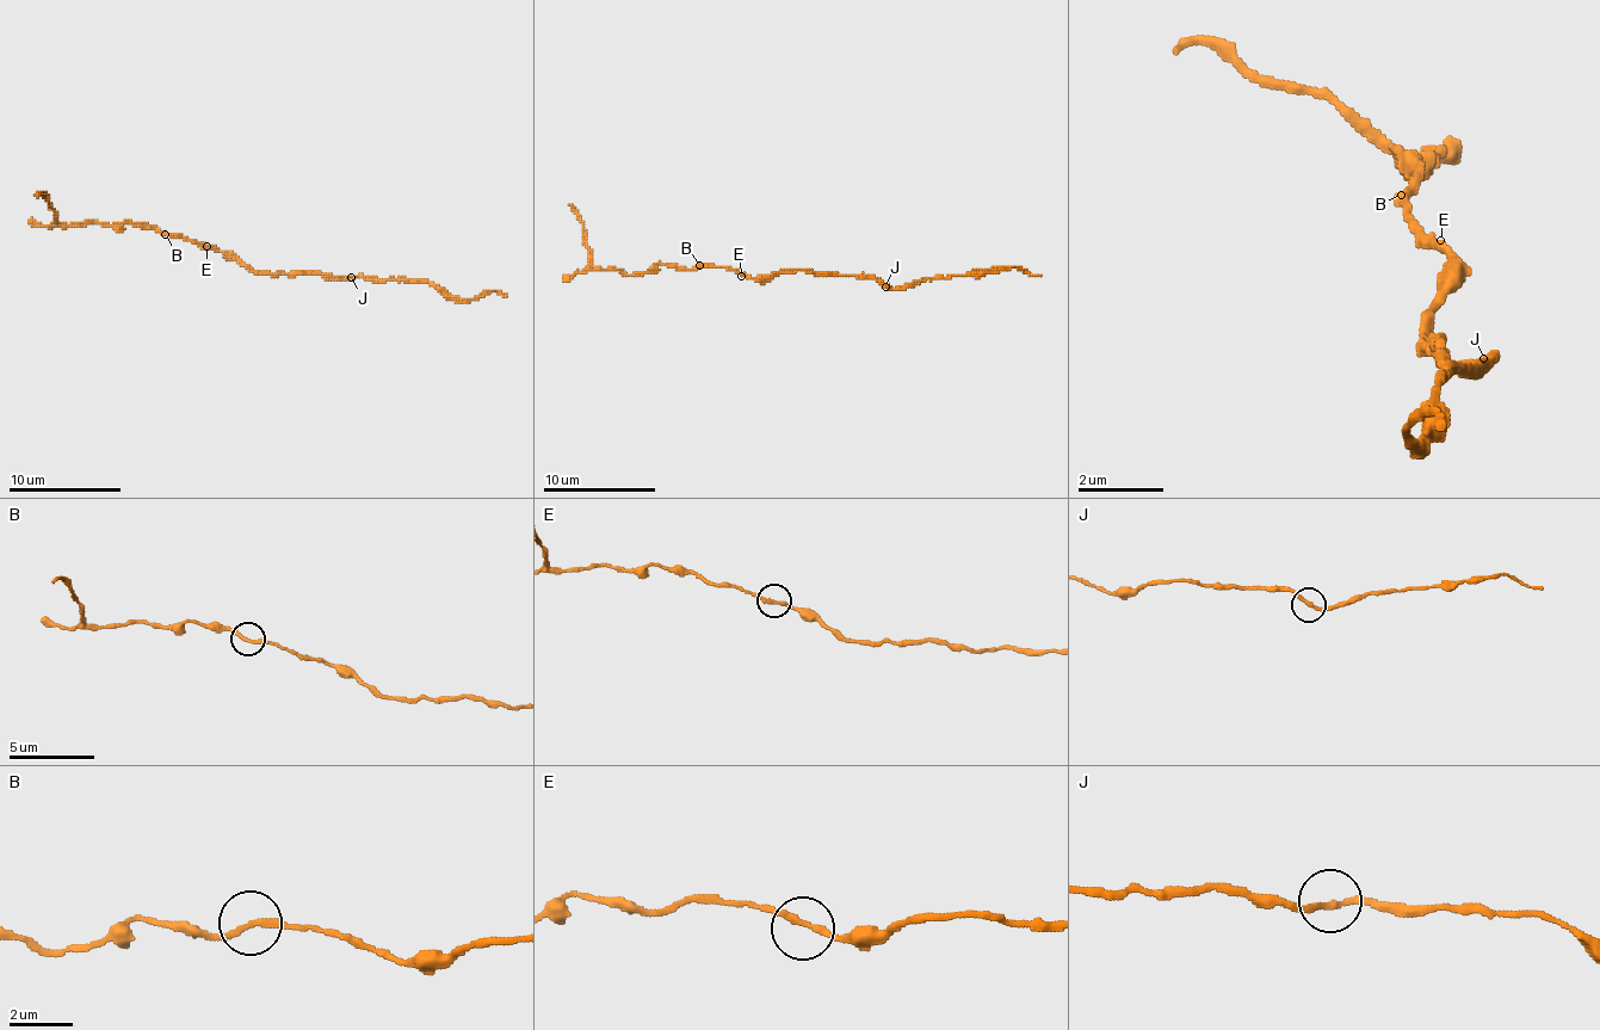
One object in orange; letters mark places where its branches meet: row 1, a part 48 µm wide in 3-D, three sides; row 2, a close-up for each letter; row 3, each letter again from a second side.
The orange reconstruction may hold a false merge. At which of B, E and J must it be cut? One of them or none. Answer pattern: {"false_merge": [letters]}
{"false_merge": ["B"]}

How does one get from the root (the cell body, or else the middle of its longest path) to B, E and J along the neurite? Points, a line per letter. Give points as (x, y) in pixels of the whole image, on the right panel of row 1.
B: (1429, 315), (1429, 304), (1440, 294), (1440, 272), (1451, 261), (1408, 219), (1408, 208), (1397, 197)
E: (1429, 315), (1429, 304), (1440, 294), (1440, 272), (1451, 261), (1440, 251), (1440, 240)
J: (1429, 315), (1429, 326), (1419, 337), (1429, 347), (1440, 347), (1440, 358), (1451, 369), (1472, 369), (1483, 358)

